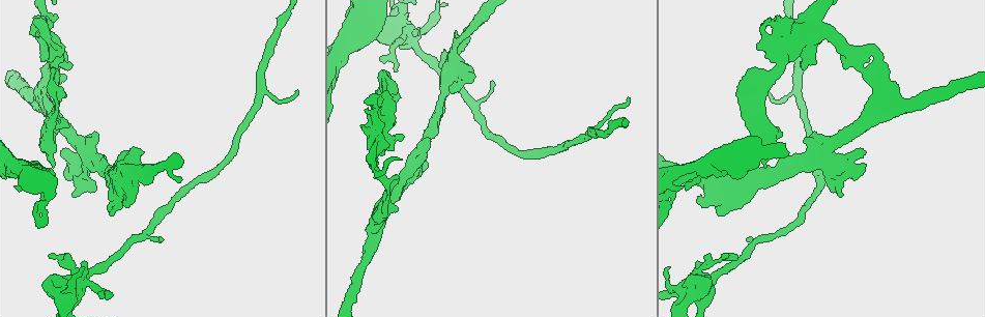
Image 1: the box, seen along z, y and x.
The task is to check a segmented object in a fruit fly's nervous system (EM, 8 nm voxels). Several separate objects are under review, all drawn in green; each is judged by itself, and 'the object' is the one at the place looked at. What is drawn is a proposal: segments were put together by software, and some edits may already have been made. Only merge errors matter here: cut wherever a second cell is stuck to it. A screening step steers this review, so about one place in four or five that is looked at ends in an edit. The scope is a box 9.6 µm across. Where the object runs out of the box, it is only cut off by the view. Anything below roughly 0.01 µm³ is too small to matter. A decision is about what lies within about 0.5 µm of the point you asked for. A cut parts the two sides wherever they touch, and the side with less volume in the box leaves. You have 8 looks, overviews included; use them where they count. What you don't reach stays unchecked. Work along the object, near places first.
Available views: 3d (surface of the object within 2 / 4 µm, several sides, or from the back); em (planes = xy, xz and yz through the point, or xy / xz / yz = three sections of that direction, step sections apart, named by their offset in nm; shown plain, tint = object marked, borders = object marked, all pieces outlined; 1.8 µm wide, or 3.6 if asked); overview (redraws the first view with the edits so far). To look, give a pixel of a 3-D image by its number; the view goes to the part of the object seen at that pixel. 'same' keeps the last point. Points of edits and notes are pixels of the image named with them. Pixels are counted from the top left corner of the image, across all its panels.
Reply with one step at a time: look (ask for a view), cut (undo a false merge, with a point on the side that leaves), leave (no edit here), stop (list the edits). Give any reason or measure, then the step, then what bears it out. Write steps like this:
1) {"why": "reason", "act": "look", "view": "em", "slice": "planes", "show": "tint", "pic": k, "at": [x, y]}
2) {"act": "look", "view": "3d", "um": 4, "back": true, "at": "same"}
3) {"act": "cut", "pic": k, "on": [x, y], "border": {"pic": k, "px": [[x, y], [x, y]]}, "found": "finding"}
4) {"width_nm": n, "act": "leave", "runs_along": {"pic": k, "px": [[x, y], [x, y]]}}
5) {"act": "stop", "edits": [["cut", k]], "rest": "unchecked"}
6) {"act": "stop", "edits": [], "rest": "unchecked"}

{"act": "look", "view": "em", "slice": "planes", "show": "borders", "pic": 1, "at": [759, 92]}

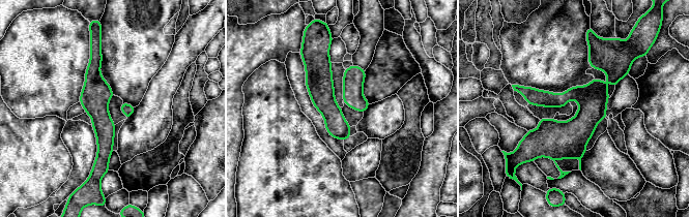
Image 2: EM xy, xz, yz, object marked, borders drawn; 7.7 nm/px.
{"act": "leave", "found": "continuous, no second cell"}

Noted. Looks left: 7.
{"why": "sudden change in width", "act": "look", "view": "3d", "um": 2, "back": true, "pic": 1, "at": [821, 35]}

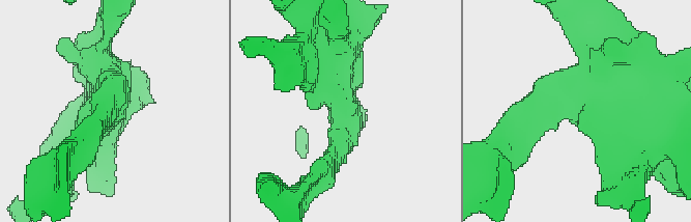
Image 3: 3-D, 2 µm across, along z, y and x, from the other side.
{"why": "shape alone is not enough", "act": "look", "view": "em", "um": 3.6, "slice": "planes", "show": "tint", "pic": 3, "at": [344, 101]}

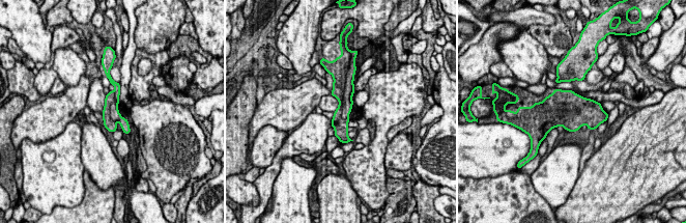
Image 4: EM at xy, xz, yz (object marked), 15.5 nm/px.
{"width_nm": 260, "act": "cut", "pic": 4, "on": [347, 104], "border": {"pic": 4, "px": [[346, 76], [341, 115], [343, 119]]}, "found": "a second cell is stuck on"}

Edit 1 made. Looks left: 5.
{"why": "a narrow waist", "act": "look", "view": "em", "slice": "xz", "step": 8, "show": "tint", "pic": 1, "at": [345, 42]}

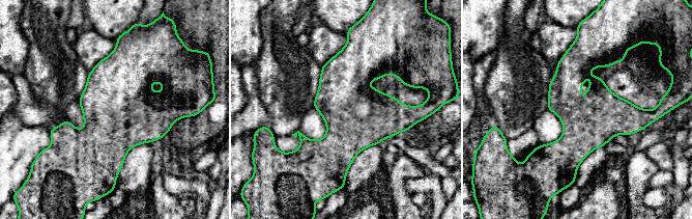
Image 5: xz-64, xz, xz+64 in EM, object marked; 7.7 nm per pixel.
{"width_nm": 420, "act": "leave", "found": "continuous, no second cell"}

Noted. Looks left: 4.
{"act": "stop", "edits": [["cut", 4]], "rest": "unchecked"}

